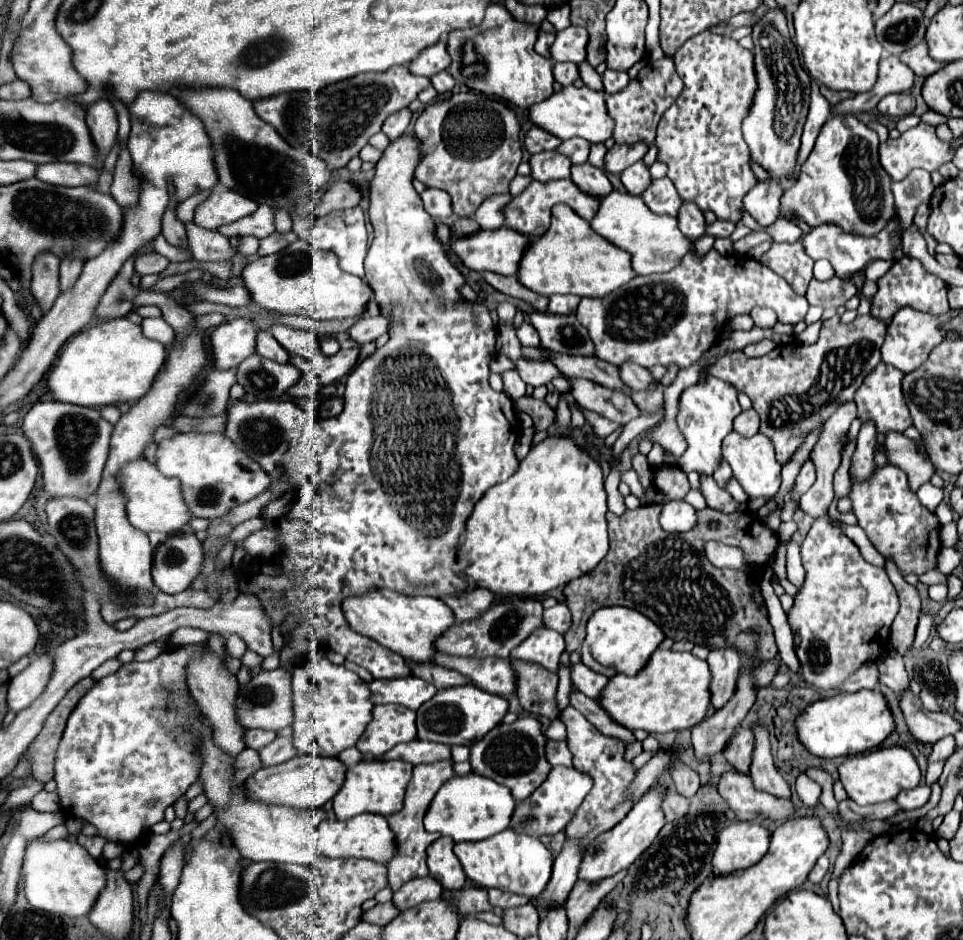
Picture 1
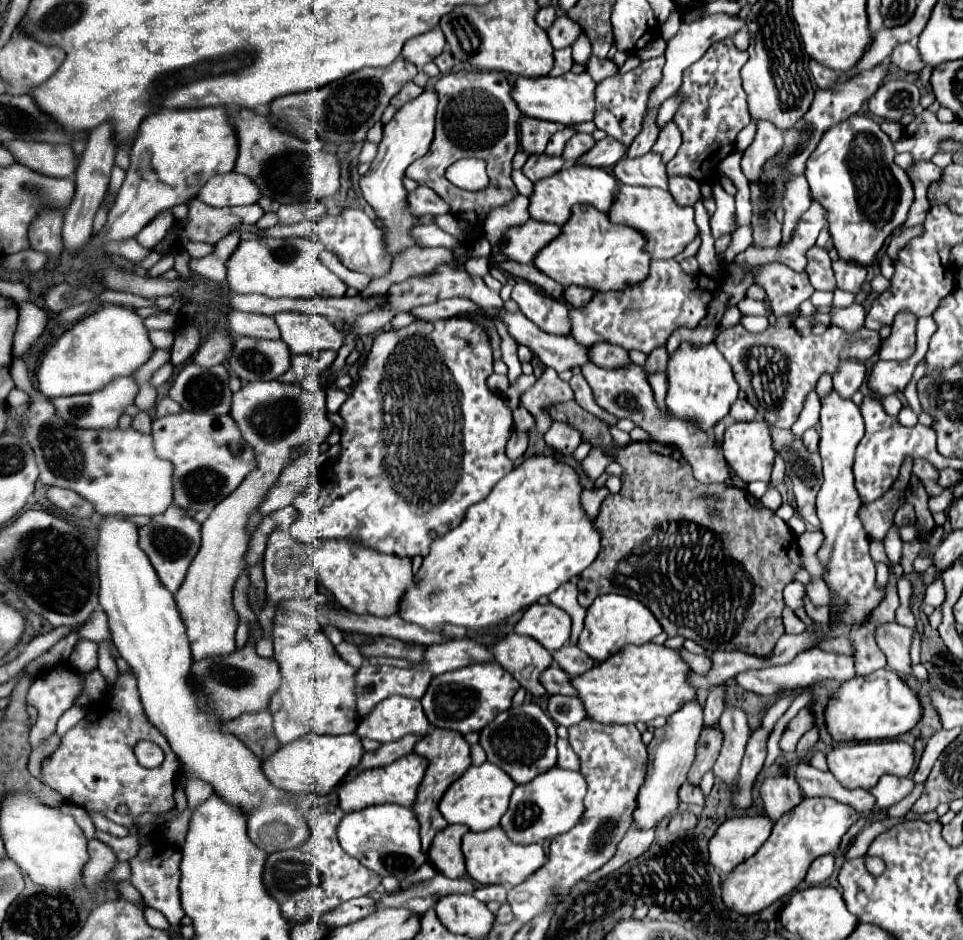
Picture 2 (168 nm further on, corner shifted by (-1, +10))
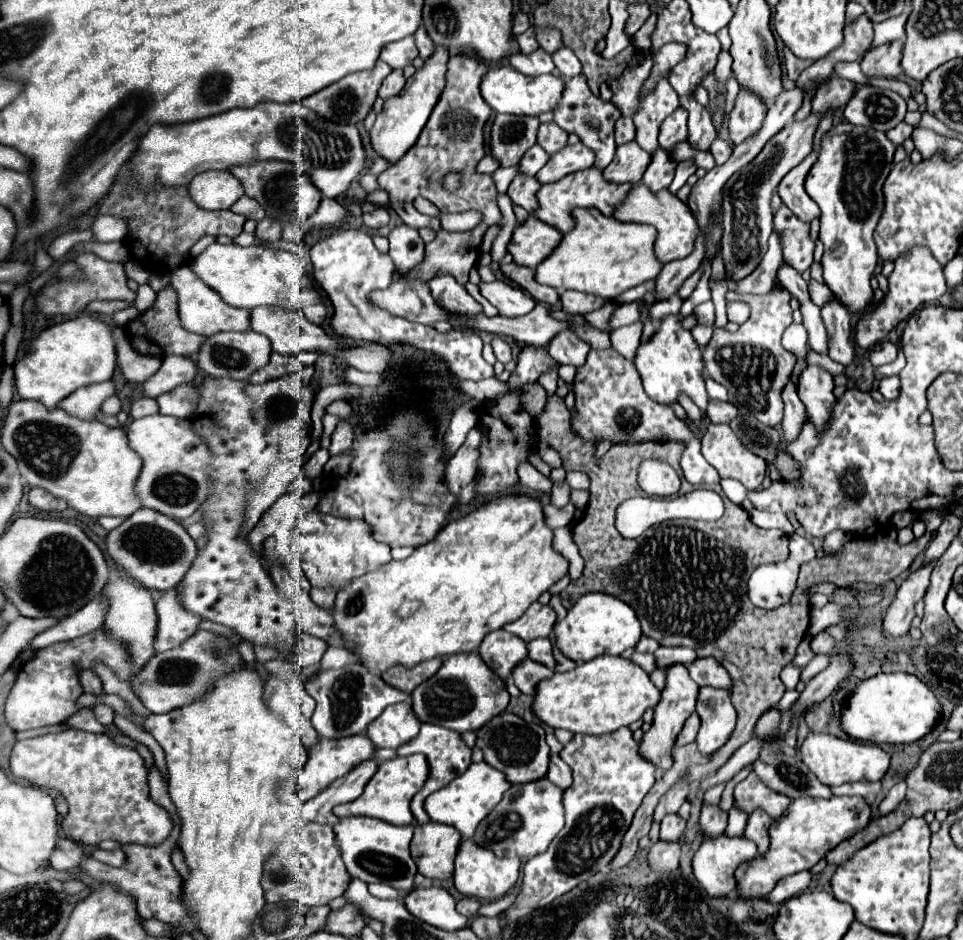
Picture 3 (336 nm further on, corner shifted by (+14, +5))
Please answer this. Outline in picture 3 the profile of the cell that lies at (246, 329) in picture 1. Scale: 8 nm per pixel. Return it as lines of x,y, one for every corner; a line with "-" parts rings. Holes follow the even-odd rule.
165,356
163,366
157,374
153,374
147,382
143,382
143,390
149,398
157,398
163,392
173,390
177,384
189,382
197,376
197,364
189,356

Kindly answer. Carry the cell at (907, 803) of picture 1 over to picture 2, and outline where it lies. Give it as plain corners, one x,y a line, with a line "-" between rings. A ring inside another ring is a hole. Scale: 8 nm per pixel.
884,775
876,787
872,787
872,795
876,797
878,807
892,807
900,799
904,799
914,789
914,781
910,777
896,777
896,775

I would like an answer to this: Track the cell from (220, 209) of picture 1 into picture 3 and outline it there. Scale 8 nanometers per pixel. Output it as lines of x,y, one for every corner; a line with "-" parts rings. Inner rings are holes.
229,170
201,172
191,180
189,196
203,210
227,210
243,196
243,186

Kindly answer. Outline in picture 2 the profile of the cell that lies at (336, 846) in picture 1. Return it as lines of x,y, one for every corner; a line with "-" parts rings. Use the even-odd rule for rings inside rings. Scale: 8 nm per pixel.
372,805
360,811
344,815
338,825
340,847
356,857
364,867
376,871
380,877
392,875
404,881
416,867
426,863
426,855
420,849
420,827
414,811
400,805

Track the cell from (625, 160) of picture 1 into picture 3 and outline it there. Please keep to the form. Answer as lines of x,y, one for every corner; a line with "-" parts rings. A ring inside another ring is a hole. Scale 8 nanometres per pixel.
575,144
575,146
565,146
561,152
555,152
549,162
535,174
535,178
545,184
545,182
555,182
563,178
565,174
591,168
595,164
595,152
587,148
585,144

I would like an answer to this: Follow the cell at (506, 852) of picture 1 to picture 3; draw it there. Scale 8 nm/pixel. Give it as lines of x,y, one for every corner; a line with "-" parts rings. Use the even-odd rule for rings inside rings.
461,840
455,856
453,882
455,888
465,896
473,896
479,900
497,900
515,886
519,878
519,868
521,868
519,858
497,858
489,848
483,848
473,840

